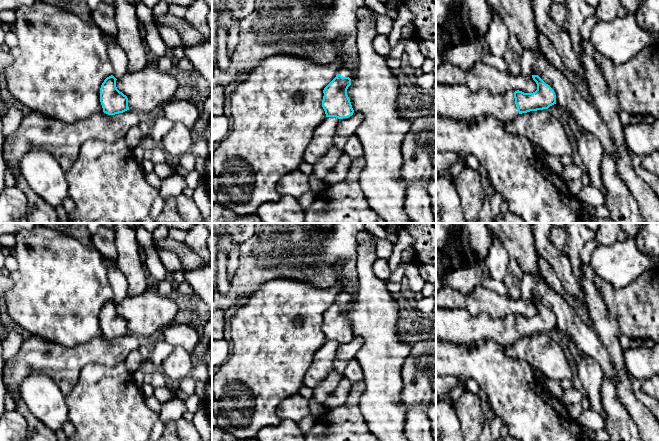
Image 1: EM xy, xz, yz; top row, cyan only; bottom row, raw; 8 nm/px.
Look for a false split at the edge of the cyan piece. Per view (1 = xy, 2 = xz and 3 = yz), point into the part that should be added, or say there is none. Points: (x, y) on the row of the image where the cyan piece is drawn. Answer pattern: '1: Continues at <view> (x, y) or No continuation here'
1: No continuation here
2: Continues at xz (297, 27)
3: Continues at yz (458, 102)

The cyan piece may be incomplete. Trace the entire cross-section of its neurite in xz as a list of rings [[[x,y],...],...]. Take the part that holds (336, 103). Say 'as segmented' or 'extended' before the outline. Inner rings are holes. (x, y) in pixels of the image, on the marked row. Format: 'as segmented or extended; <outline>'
extended; [[[255,0],[254,10],[239,21],[239,42],[230,56],[229,67],[226,70],[212,69],[212,89],[239,81],[262,60],[277,54],[296,55],[319,64],[340,62],[342,67],[339,74],[323,90],[322,107],[326,117],[343,119],[352,116],[354,110],[347,95],[351,73],[343,66],[345,58],[335,47],[335,41],[341,37],[344,55],[351,60],[358,57],[357,10],[362,6],[363,0],[331,0],[330,7],[324,10],[314,0]]]

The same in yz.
extended; [[[532,75],[537,84],[533,93],[522,91],[493,94],[488,90],[472,92],[465,85],[436,85],[436,116],[473,123],[493,116],[504,124],[519,114],[548,109],[556,104],[554,90],[538,75]]]

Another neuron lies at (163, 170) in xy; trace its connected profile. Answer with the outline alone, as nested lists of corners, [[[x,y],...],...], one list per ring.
[[[167,161],[165,163],[154,164],[154,172],[161,180],[164,180],[176,173],[176,170],[172,163]]]

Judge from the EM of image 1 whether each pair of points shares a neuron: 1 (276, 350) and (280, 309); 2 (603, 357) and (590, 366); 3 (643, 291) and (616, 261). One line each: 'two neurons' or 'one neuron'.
1: one neuron
2: two neurons
3: two neurons

